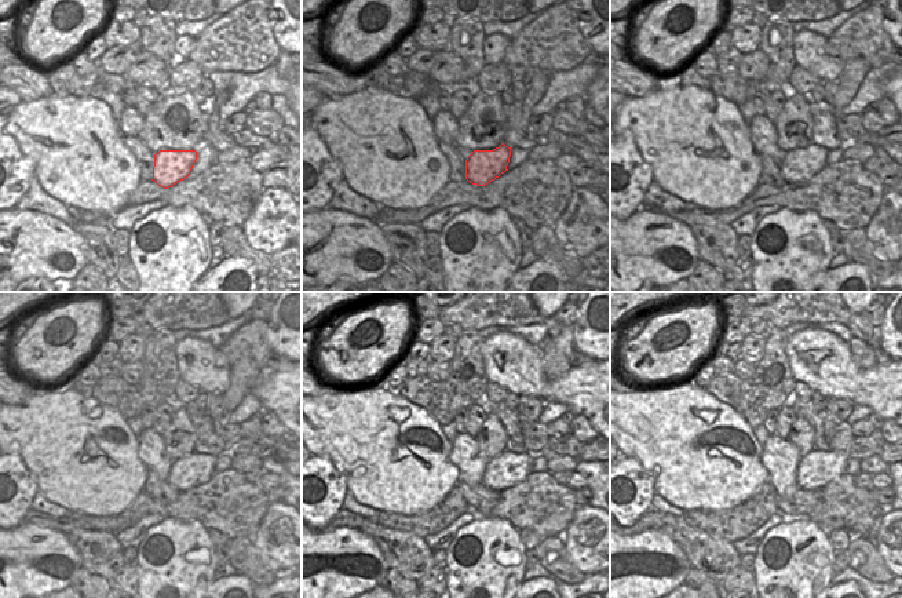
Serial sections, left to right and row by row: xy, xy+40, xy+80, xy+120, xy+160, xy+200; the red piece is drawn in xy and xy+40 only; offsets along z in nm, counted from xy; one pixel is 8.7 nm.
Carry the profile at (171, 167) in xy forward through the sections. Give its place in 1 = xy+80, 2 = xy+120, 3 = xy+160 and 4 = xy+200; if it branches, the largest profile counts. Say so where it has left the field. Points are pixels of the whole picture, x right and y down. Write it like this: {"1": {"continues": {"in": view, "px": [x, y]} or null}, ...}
{"1": {"continues": {"in": "xy+80", "px": [799, 166]}}, "2": {"continues": {"in": "xy+120", "px": [197, 469]}}, "3": {"continues": {"in": "xy+160", "px": [506, 470]}}, "4": {"continues": {"in": "xy+200", "px": [817, 469]}}}

